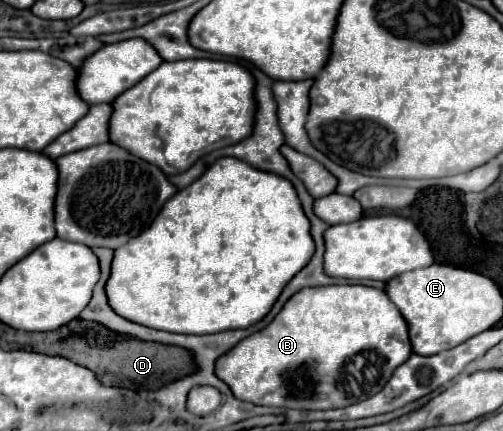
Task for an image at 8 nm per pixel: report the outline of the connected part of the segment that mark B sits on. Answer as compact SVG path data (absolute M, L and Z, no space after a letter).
M317 286L295 292L271 324L219 356L215 372L231 388L235 398L243 402L297 410L329 410L349 406L379 392L393 370L409 356L407 322L383 290L367 286Z

